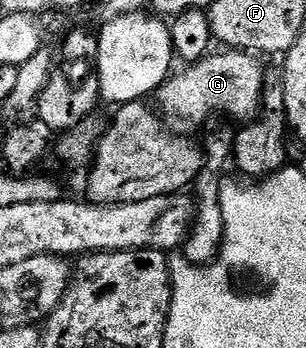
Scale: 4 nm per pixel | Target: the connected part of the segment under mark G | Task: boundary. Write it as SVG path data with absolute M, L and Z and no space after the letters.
M247 51L220 52L224 53L213 52L184 67L180 74L170 76L158 90L159 108L164 108L170 116L180 121L189 121L192 125L210 120L212 113L229 117L232 121L244 121L240 123L251 122L261 112L266 97L266 69L260 66L259 56Z

